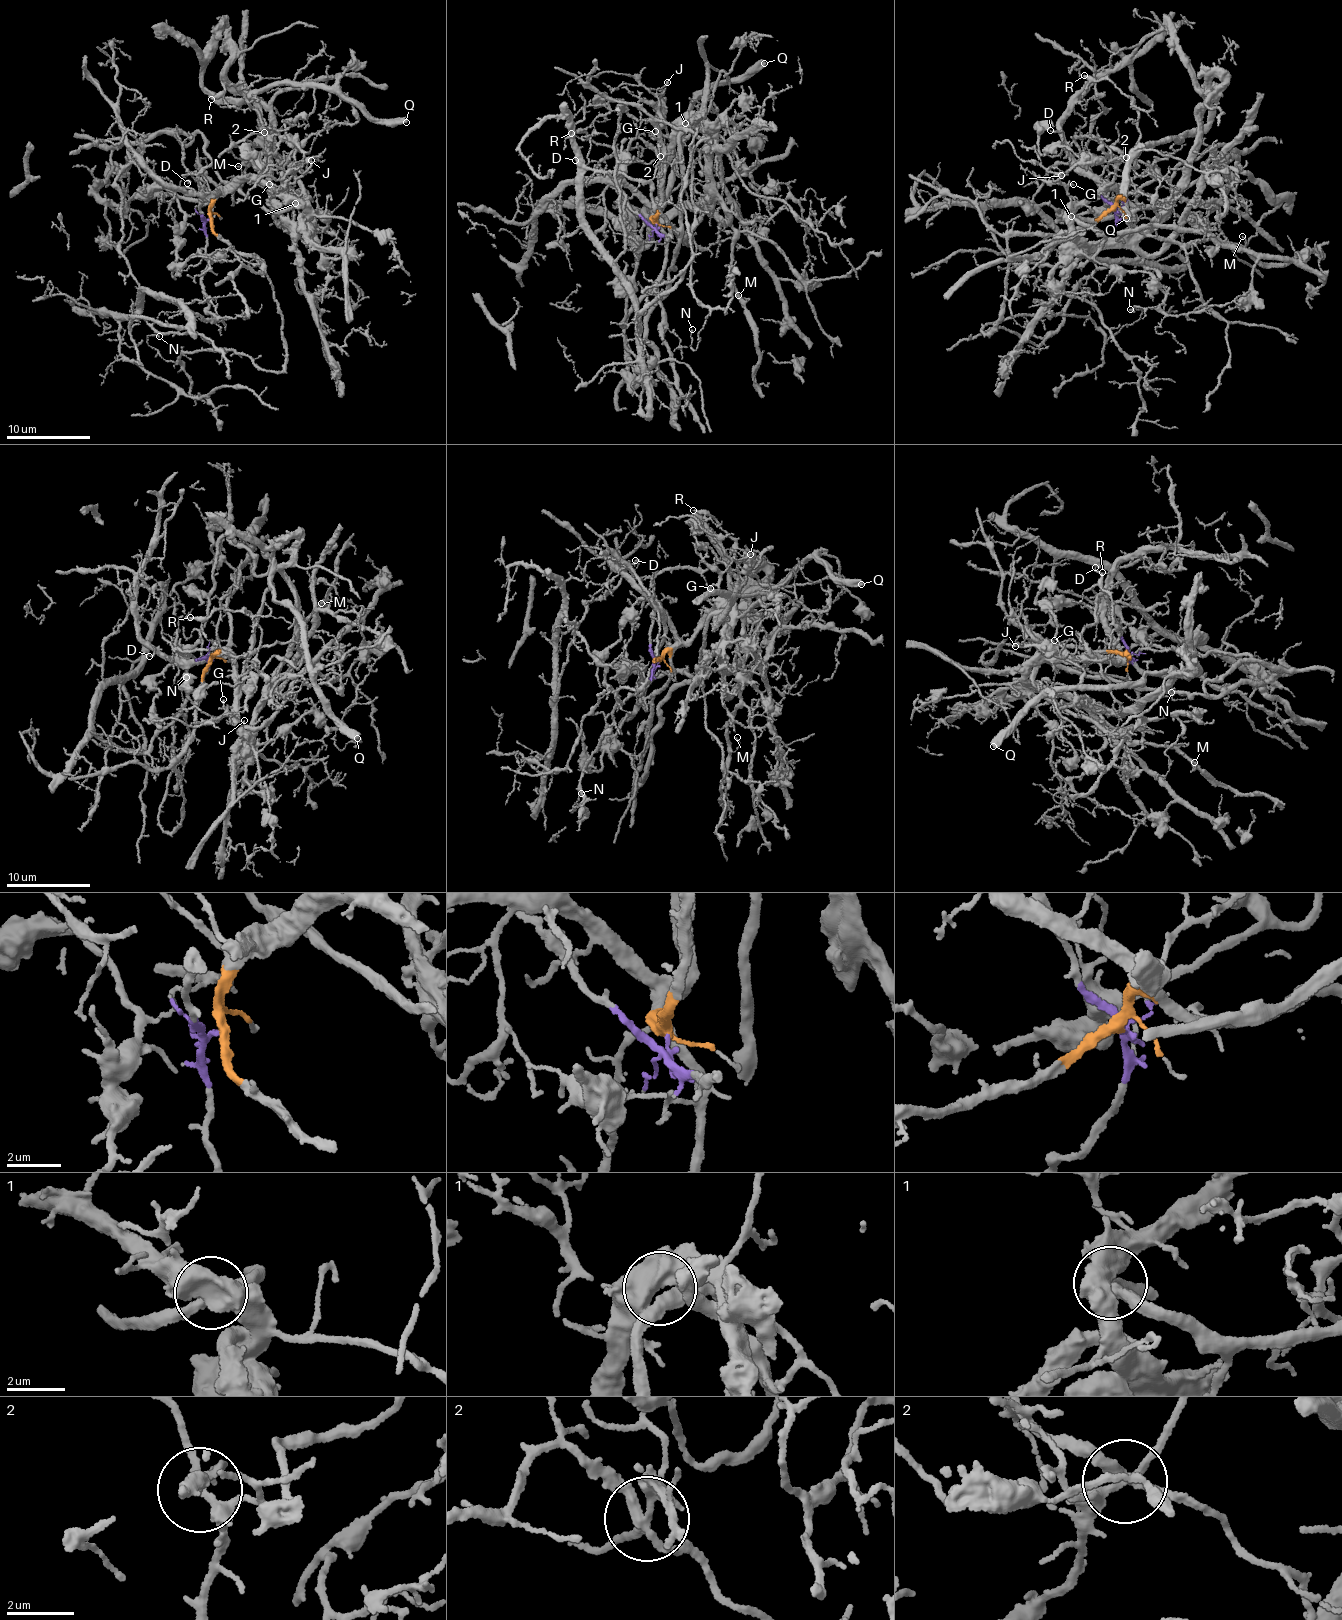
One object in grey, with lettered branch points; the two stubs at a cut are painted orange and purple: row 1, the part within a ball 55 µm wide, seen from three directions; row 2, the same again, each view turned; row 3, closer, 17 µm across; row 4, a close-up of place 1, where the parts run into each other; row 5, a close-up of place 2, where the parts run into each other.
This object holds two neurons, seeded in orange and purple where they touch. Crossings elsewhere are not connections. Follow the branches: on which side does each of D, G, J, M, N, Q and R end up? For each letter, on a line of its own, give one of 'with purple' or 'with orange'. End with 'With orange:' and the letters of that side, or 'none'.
D: with orange
G: with orange
J: with orange
M: with orange
N: with orange
Q: with orange
R: with orange
With orange: D, G, J, M, N, Q, R

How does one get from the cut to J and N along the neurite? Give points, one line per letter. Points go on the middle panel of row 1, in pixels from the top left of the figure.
J: (658, 223), (653, 218), (659, 210), (667, 160), (659, 129), (659, 96), (663, 93), (657, 91), (666, 82)
N: (658, 223), (657, 121), (709, 141), (692, 157), (689, 279), (709, 310), (694, 350), (693, 329)

